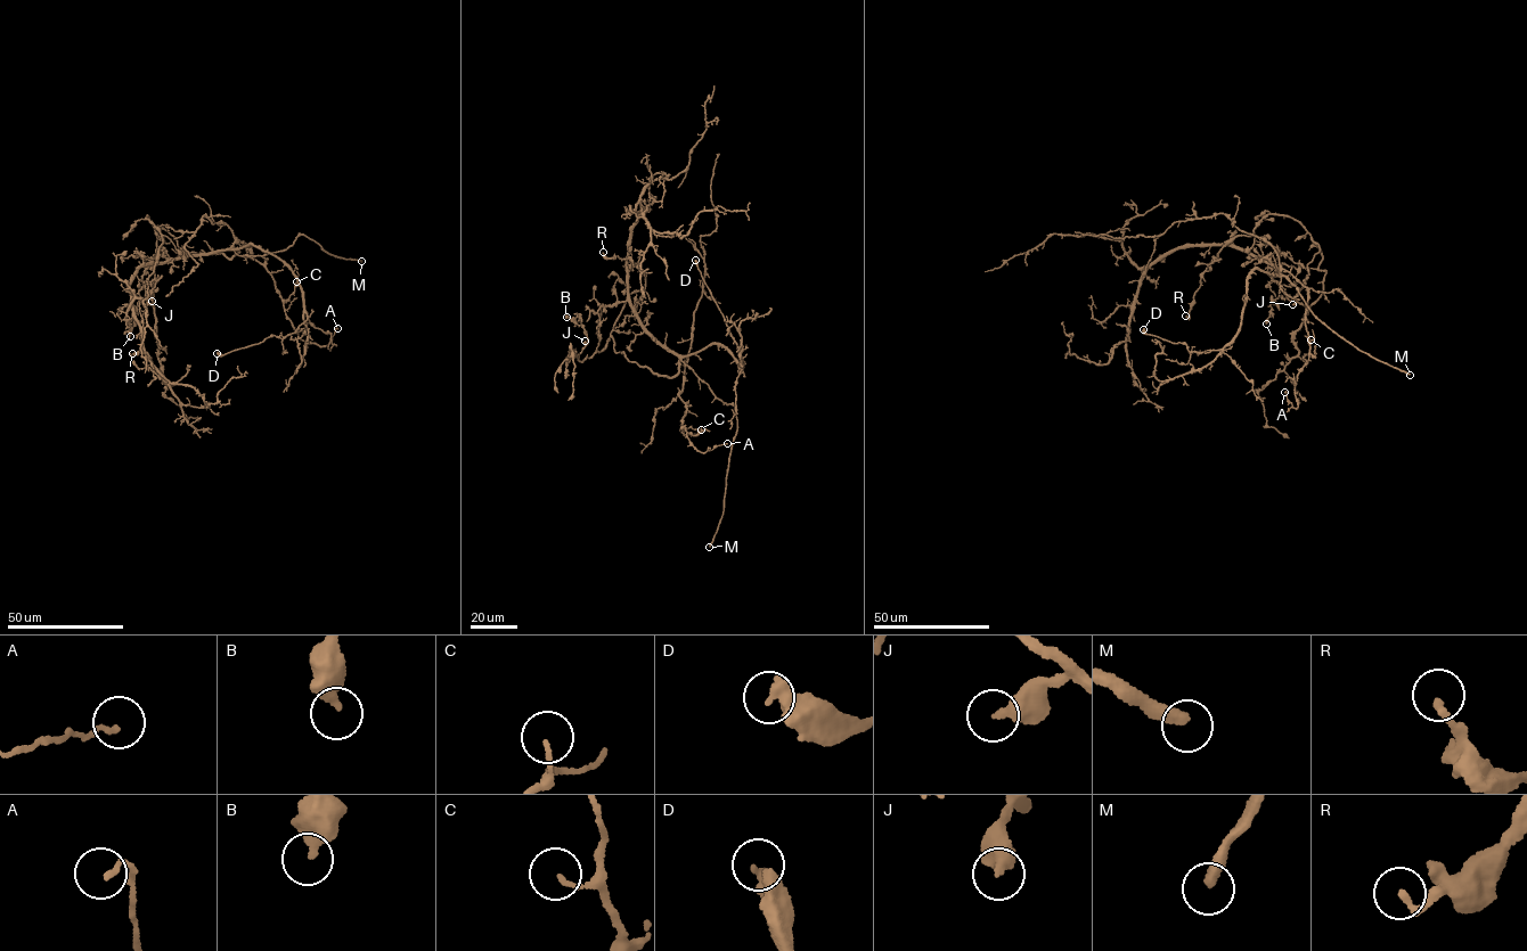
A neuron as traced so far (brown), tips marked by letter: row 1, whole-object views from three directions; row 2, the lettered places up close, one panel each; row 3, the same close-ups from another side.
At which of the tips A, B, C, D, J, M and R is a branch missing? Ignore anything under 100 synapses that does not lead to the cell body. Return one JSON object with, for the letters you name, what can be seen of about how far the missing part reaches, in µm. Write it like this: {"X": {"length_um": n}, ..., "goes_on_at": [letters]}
{"M": {"length_um": 50}, "goes_on_at": ["M"]}

